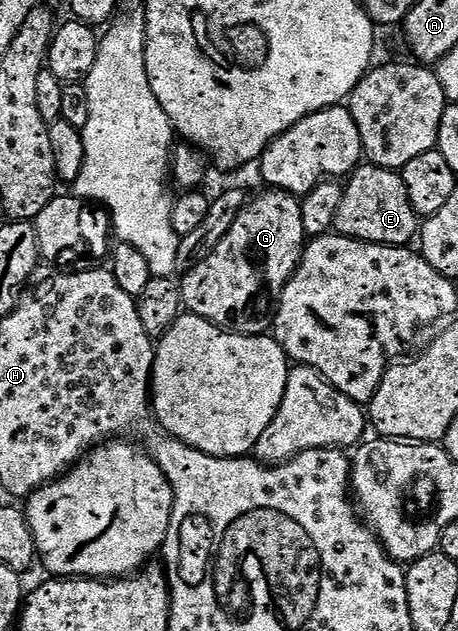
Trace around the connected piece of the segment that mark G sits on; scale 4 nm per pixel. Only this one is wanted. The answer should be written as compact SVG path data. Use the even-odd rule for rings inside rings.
M282 191L266 192L248 200L241 215L233 219L233 227L229 227L225 239L221 239L215 250L204 261L197 263L193 271L186 273L181 281L182 304L186 312L196 313L219 329L245 333L248 337L266 334L272 328L279 297L295 274L309 240L305 226L301 224L300 198Z

